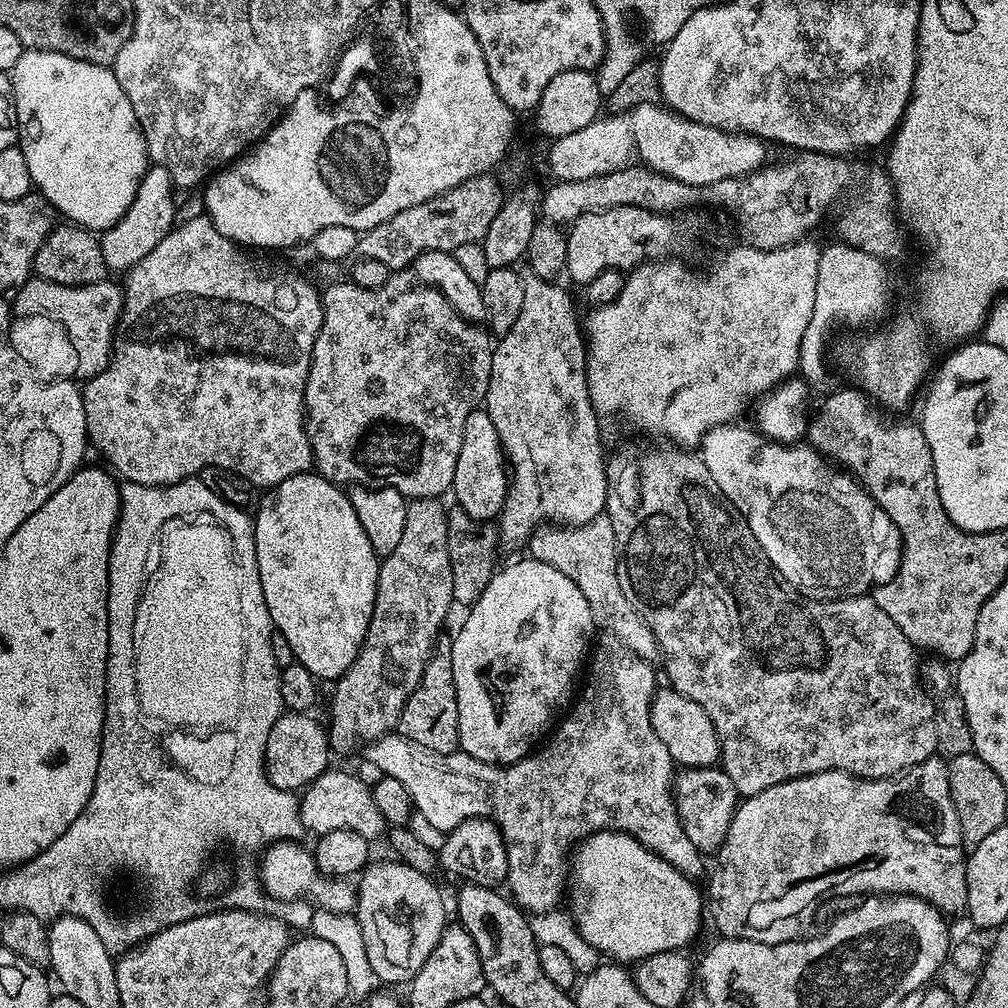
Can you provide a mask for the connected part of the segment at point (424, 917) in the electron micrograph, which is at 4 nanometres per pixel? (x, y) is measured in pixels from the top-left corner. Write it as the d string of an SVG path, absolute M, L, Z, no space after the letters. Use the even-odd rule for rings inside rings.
M396 858L369 863L359 873L356 893L356 921L362 930L362 942L366 942L366 958L374 966L374 974L381 981L411 981L412 936L438 938L446 927L444 900L436 889L435 879L426 873L419 873L410 865Z

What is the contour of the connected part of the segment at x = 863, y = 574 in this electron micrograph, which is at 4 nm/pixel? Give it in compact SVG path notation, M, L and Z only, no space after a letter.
M740 422L723 424L705 434L702 441L702 449L704 448L702 459L704 465L708 467L708 475L712 476L714 482L719 486L720 493L731 504L739 507L754 538L758 538L758 546L762 546L766 558L770 558L770 562L778 570L778 574L782 574L782 578L786 578L786 582L790 582L790 586L794 586L803 596L811 596L817 600L838 600L841 596L862 596L871 593L877 586L894 579L900 570L900 531L898 526L894 526L890 514L886 514L886 510L866 491L864 485L851 472L841 470L835 463L825 459L811 443L781 444L779 440L769 440L755 427L743 428L742 425L743 423Z

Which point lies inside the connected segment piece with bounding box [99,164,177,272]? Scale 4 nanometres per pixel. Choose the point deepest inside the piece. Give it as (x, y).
(151, 216)

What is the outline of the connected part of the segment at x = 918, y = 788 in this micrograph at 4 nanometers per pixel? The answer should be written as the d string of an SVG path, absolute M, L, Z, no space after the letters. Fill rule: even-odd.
M932 755L929 760L922 762L918 766L912 768L909 772L901 772L899 776L893 776L891 780L862 780L858 776L852 776L849 772L839 772L838 770L826 770L825 772L815 772L809 776L799 776L796 780L787 780L782 782L778 786L770 786L770 790L762 790L758 794L753 796L743 797L739 801L734 818L730 822L730 830L726 834L724 839L724 844L719 850L718 859L720 859L720 865L712 872L712 881L708 884L708 892L706 888L706 900L710 905L710 916L716 919L716 928L720 931L719 935L721 937L730 940L754 940L757 939L758 933L756 932L759 928L768 928L771 924L776 924L779 920L784 920L790 916L796 916L799 914L801 908L807 906L811 900L816 900L820 895L824 896L828 891L832 892L835 888L844 888L847 884L852 884L857 880L862 886L868 886L872 881L876 880L876 876L870 873L874 868L884 868L884 894L903 894L905 896L921 896L923 900L928 900L933 904L935 908L940 909L941 912L945 914L951 914L951 912L963 913L968 907L966 902L966 849L964 846L964 839L962 838L962 826L960 825L960 819L958 818L958 810L954 806L954 802L950 798L950 793L948 790L948 783L950 782L951 774L948 773L948 760L942 758L939 760L939 755Z

